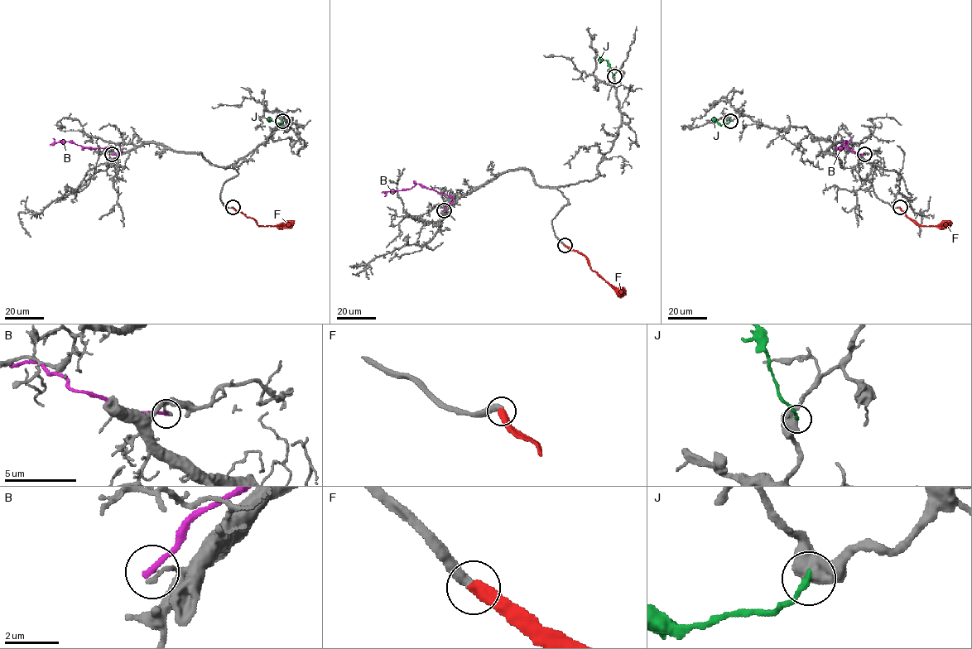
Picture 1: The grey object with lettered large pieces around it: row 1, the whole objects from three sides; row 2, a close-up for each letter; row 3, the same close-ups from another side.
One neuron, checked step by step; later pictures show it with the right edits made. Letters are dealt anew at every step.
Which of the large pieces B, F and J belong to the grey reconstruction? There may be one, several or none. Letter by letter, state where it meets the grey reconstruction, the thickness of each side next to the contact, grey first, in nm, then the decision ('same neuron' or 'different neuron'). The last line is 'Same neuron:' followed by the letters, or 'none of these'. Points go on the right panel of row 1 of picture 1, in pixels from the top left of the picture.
B: meets grey at (864, 154); 180 nm thick on the grey side, 240 nm on the other; different neuron
F: meets grey at (900, 207); 400 nm thick on the grey side, 460 nm on the other; same neuron
J: meets grey at (730, 121); 700 nm thick on the grey side, 240 nm on the other; different neuron
Same neuron: F

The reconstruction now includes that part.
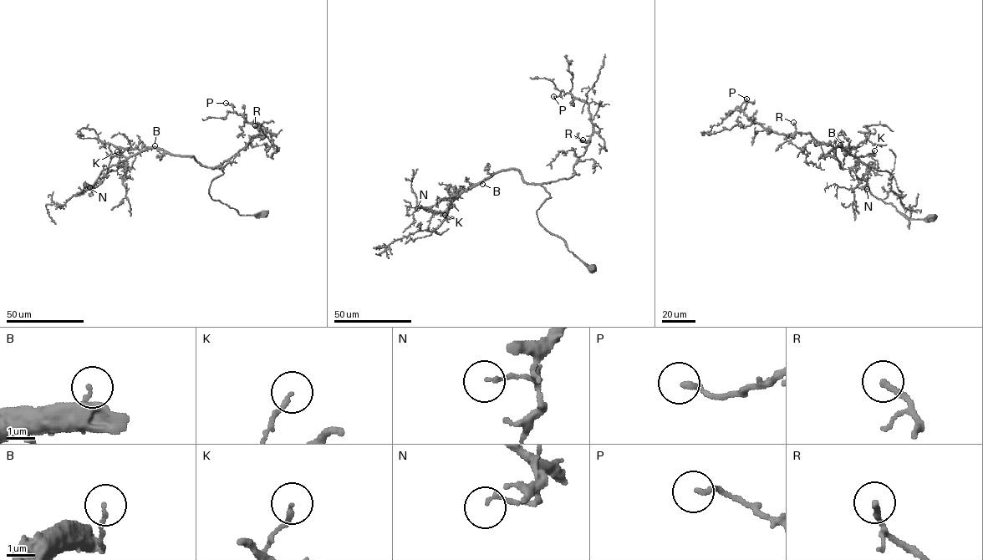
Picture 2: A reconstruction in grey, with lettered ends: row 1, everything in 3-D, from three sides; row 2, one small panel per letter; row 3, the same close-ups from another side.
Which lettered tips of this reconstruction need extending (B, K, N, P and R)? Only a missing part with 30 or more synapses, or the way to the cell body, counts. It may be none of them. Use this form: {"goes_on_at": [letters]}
{"goes_on_at": ["R"]}

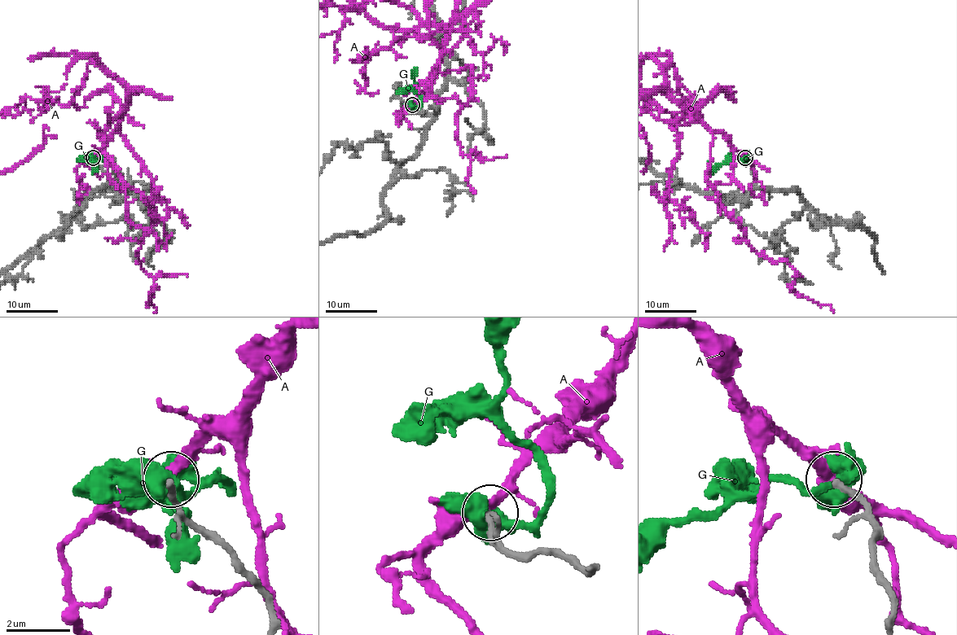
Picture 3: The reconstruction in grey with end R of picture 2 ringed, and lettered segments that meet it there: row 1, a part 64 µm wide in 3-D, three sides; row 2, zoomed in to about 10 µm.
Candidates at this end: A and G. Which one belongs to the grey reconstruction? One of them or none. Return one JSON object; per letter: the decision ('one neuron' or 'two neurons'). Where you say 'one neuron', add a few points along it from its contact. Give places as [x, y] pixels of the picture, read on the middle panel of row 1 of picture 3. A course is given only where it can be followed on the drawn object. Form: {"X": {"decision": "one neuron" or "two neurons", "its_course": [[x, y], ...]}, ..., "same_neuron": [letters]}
{"A": {"decision": "two neurons"}, "G": {"decision": "two neurons"}, "same_neuron": []}

